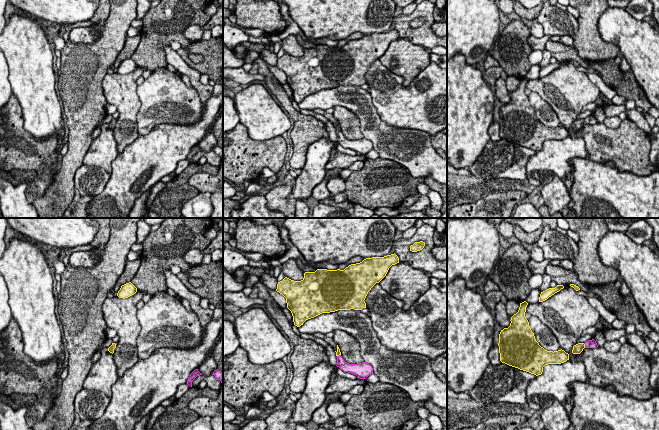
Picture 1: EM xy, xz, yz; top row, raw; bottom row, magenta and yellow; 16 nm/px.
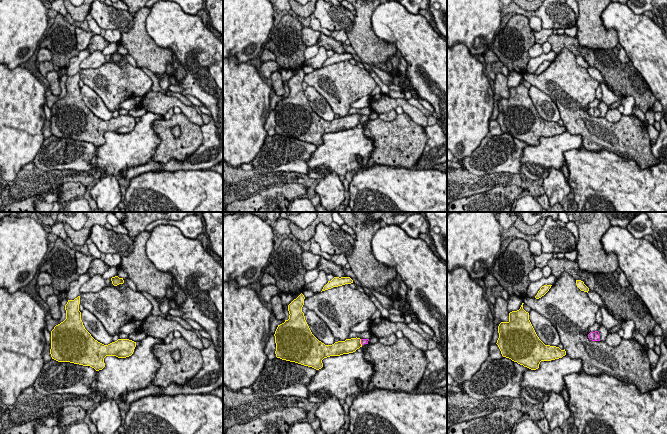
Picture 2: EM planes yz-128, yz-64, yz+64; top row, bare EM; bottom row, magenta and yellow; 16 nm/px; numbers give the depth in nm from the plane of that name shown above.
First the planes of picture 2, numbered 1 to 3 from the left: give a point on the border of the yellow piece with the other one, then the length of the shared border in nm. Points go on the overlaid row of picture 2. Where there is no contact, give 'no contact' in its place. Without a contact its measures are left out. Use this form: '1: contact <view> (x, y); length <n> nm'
1: no contact
2: contact yz-64 (361, 342); length 100 nm
3: no contact

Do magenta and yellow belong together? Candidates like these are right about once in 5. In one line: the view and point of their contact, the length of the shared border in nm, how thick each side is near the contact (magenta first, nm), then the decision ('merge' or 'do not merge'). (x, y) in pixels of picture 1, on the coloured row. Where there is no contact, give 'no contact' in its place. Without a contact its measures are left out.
contact yz (585, 345); length 90 nm; calibres 130 and 160 nm; merge

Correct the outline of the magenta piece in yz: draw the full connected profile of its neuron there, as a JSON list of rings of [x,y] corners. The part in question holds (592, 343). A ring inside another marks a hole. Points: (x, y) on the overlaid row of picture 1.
[[[594,339],[588,340],[585,343],[578,343],[573,346],[572,353],[573,354],[580,354],[584,348],[597,348],[598,345]]]

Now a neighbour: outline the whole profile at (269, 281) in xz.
[[[263,274],[260,276],[260,282],[263,283],[267,288],[270,290],[276,290],[277,289],[277,278],[274,276],[271,276],[270,274]]]

